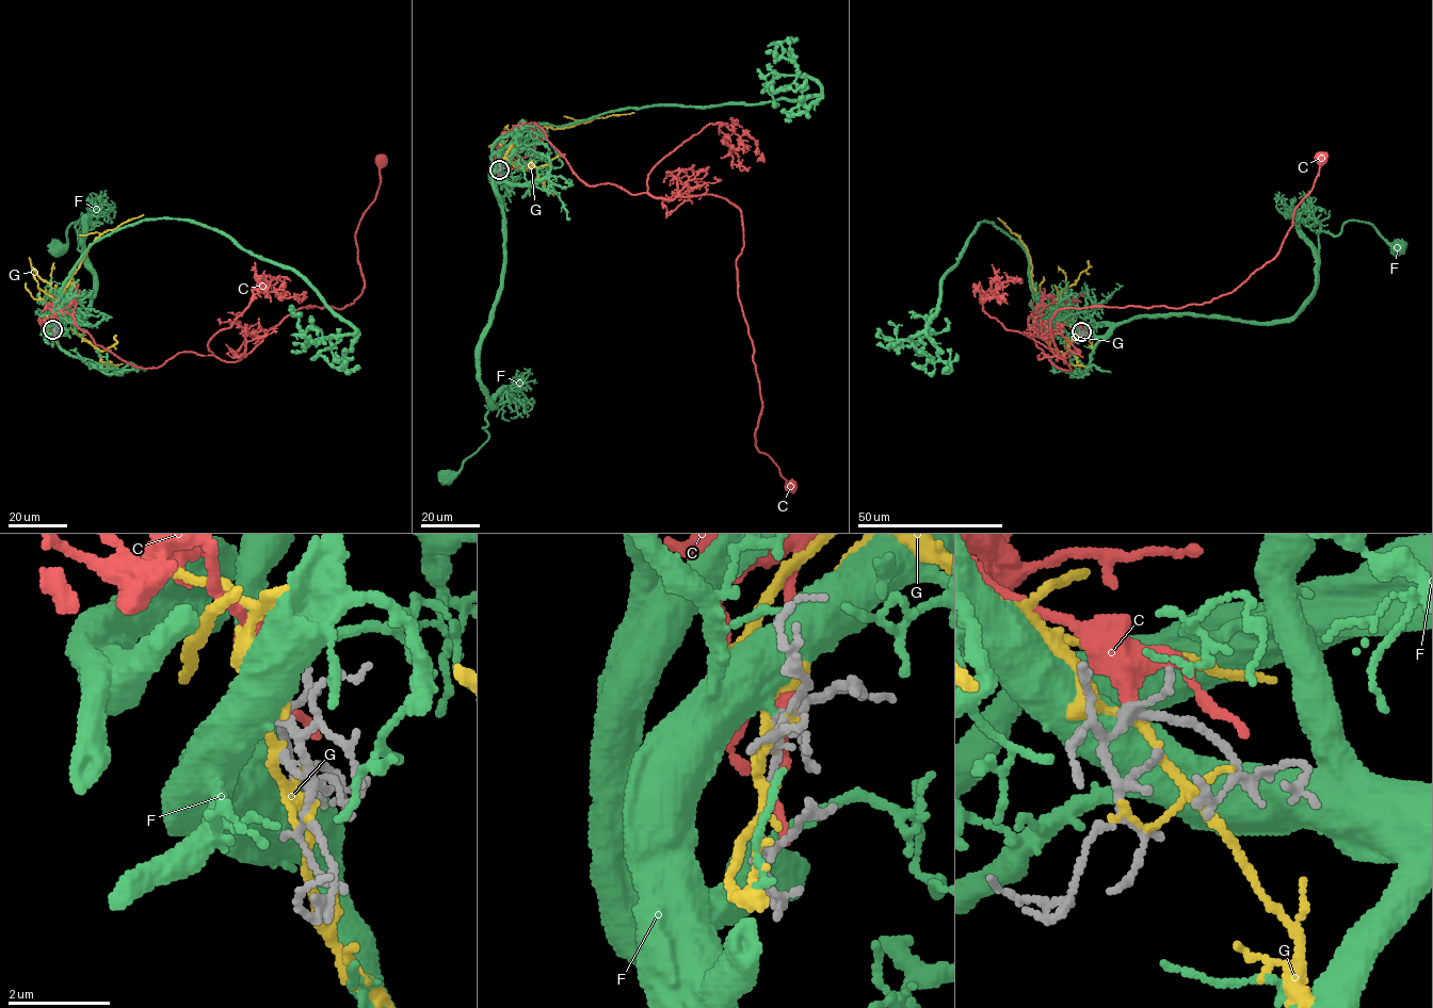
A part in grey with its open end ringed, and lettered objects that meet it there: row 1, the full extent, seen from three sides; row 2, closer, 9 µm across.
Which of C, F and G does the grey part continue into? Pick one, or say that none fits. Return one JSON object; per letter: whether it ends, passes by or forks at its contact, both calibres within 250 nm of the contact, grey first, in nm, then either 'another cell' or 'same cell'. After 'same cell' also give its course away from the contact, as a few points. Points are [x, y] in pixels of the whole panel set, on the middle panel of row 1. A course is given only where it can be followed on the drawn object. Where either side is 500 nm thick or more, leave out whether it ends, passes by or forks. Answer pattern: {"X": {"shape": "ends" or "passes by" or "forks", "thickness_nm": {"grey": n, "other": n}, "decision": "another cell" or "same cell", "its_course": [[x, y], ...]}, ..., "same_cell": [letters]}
{"C": {"shape": "passes by", "thickness_nm": {"grey": 170, "other": 320}, "decision": "another cell"}, "F": {"thickness_nm": {"grey": 180, "other": 500}, "decision": "same cell", "its_course": [[499, 169], [502, 289], [479, 359], [494, 407], [485, 406], [488, 438], [448, 477]]}, "G": {"shape": "passes by", "thickness_nm": {"grey": 180, "other": 150}, "decision": "another cell"}, "same_cell": ["F"]}

